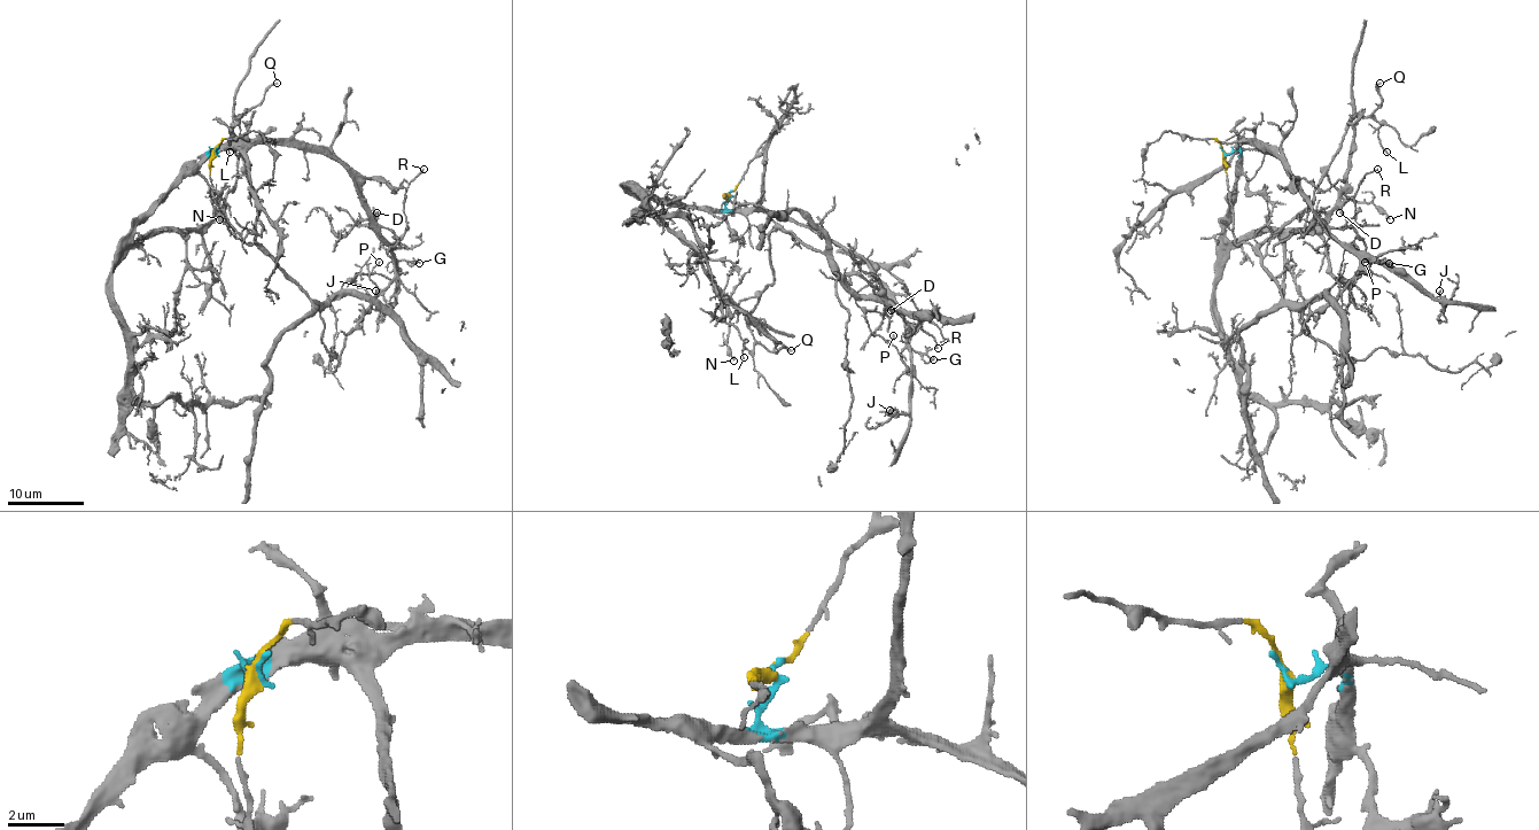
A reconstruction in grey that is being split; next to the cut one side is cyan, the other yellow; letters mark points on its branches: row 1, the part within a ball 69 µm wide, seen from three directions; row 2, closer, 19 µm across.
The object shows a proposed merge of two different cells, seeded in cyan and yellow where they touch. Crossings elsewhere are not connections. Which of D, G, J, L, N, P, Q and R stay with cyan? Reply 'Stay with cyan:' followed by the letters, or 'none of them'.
Stay with cyan: D, G, J, R

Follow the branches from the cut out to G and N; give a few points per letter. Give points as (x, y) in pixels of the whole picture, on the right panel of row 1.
G: (1222, 150), (1233, 153), (1244, 142), (1262, 142), (1342, 242), (1389, 263)
N: (1222, 153), (1234, 242), (1253, 246), (1274, 237), (1311, 202), (1324, 176), (1347, 196), (1372, 202), (1389, 219)

